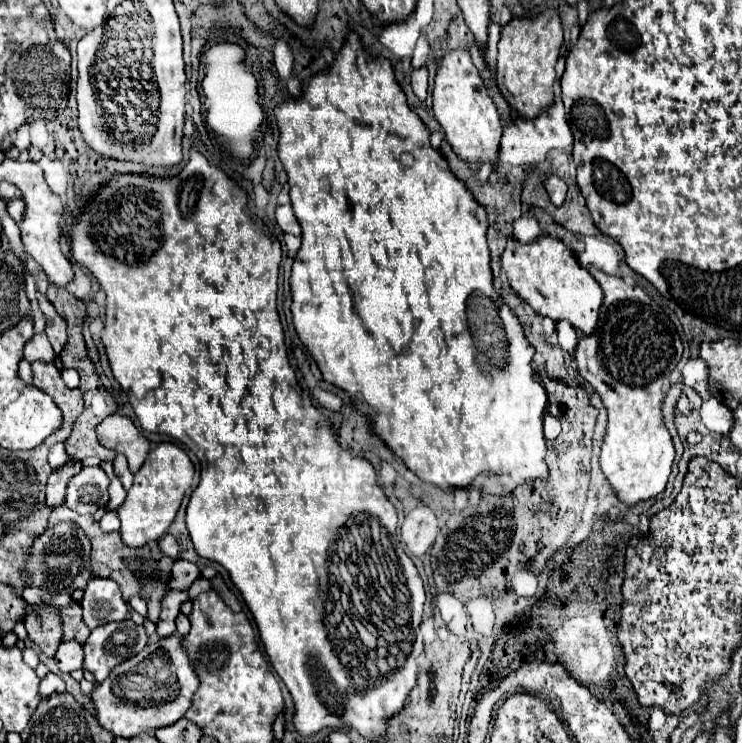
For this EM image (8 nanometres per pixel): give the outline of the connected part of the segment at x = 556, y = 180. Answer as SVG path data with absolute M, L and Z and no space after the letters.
M556 175L546 177L544 179L544 189L546 189L546 193L550 195L550 201L556 207L560 207L564 203L564 199L566 199L566 183L560 177L556 177Z

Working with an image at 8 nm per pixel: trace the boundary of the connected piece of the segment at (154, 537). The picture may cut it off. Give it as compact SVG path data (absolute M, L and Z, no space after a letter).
M160 443L148 453L148 459L134 475L134 485L128 489L126 501L116 509L120 517L120 535L128 547L142 547L150 541L158 541L166 535L174 521L184 493L190 489L194 479L194 465L190 457L174 443Z

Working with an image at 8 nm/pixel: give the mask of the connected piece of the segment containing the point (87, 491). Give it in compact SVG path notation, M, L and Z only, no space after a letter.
M82 467L68 483L66 507L80 515L92 515L102 503L108 501L110 479L100 467Z

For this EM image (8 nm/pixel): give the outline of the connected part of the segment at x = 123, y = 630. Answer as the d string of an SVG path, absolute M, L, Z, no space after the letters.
M132 619L112 621L102 627L96 627L92 629L88 641L82 645L82 669L90 671L96 683L102 683L118 663L140 653L146 643L148 637L144 633L144 627L136 625Z

